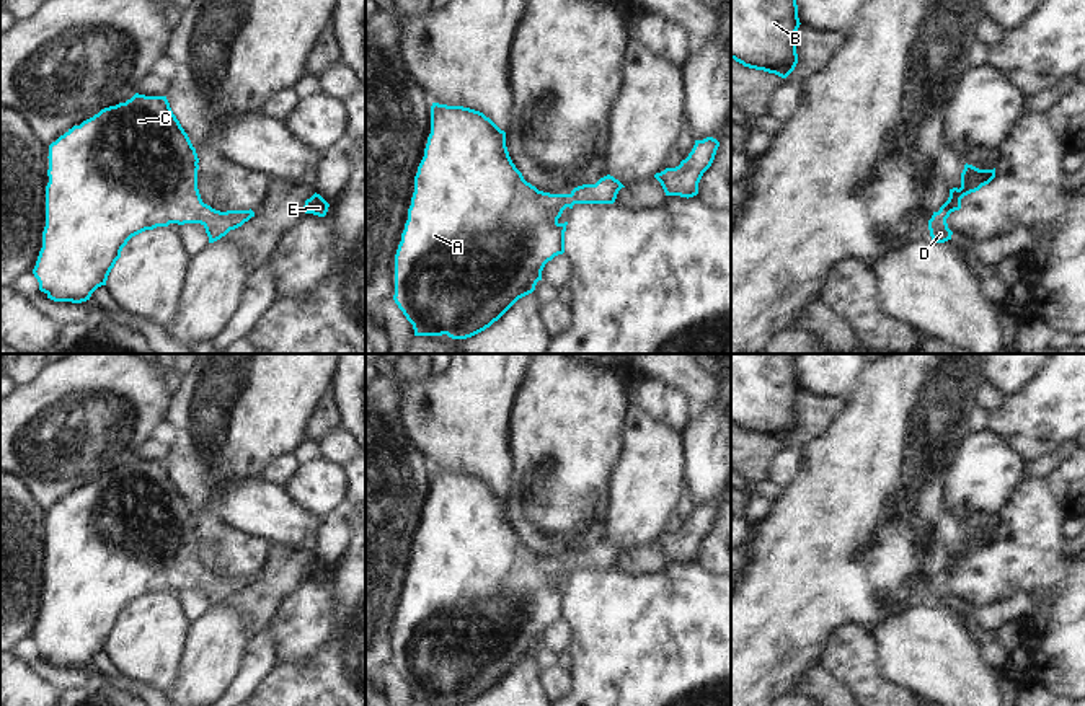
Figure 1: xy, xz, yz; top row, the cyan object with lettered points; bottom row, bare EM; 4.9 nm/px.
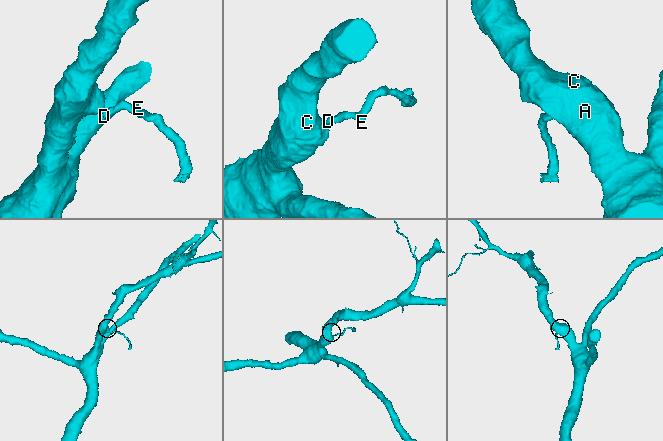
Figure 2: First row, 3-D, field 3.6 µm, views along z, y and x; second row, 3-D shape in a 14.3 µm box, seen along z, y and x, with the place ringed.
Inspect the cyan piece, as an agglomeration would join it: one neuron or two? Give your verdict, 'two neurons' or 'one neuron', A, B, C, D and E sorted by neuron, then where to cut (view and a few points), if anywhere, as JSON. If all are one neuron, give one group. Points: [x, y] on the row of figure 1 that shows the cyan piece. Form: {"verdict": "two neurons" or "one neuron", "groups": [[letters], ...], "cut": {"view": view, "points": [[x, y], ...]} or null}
{"verdict": "one neuron", "groups": [["A", "B", "C", "D", "E"]], "cut": null}

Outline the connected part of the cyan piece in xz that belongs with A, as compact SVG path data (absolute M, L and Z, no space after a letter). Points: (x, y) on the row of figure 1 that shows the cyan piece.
M432 103L431 134L414 176L408 220L395 254L393 300L413 324L414 336L472 338L498 321L519 298L532 293L548 261L565 253L566 225L560 223L566 207L574 204L613 204L625 188L607 174L596 184L582 184L569 194L550 194L527 183L512 163L506 132L483 113Z

